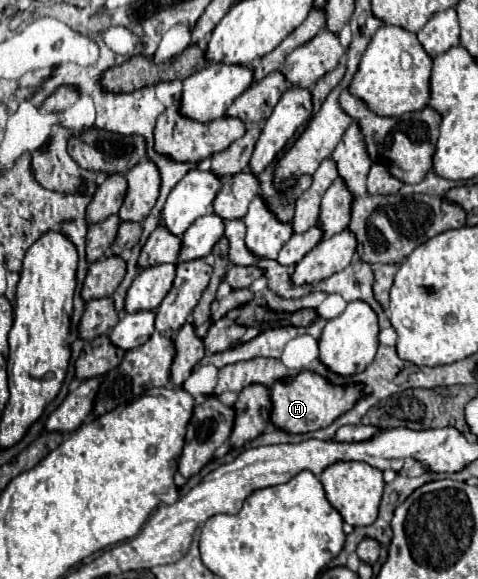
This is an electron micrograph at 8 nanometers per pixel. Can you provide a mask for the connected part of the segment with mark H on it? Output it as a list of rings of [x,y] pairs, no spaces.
[[[304,370],[294,378],[276,382],[270,390],[272,390],[272,416],[270,416],[270,420],[274,426],[278,426],[290,434],[306,434],[306,432],[314,432],[318,428],[330,426],[338,416],[348,412],[364,396],[362,384],[334,386],[324,376],[310,372],[310,370]]]

